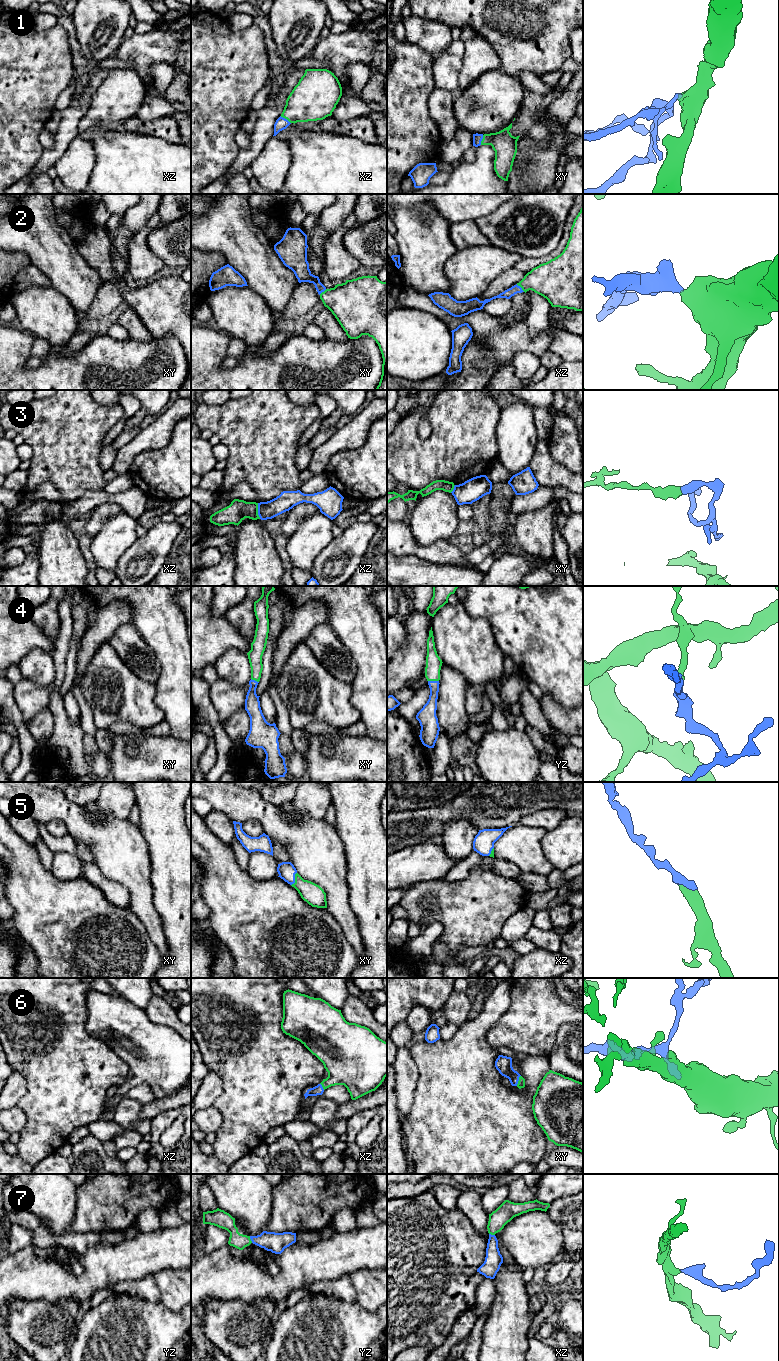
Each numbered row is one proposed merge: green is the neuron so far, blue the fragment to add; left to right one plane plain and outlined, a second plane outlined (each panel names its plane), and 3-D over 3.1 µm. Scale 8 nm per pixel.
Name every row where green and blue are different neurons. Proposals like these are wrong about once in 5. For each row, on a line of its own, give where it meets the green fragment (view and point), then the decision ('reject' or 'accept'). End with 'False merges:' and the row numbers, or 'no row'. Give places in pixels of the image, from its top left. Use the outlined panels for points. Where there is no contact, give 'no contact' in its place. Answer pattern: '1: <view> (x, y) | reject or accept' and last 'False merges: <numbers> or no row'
1: xz (285, 118) | accept
2: xz (520, 286) | accept
3: xz (257, 511) | reject
4: yz (433, 680) | accept
5: xy (295, 879) | accept
6: xy (519, 1080) | accept
7: yz (250, 1239) | accept
False merges: 3

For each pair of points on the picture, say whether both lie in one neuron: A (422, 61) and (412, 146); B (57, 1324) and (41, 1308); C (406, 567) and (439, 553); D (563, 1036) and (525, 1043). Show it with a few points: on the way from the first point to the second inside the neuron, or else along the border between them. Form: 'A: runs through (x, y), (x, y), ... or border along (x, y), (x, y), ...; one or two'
A: runs through (412, 82), (412, 125); one
B: runs through (53, 1320), (45, 1312); one
C: border along (400, 555), (413, 554), (428, 561), (446, 564); two
D: border along (572, 1022), (558, 1029), (547, 1056); two

